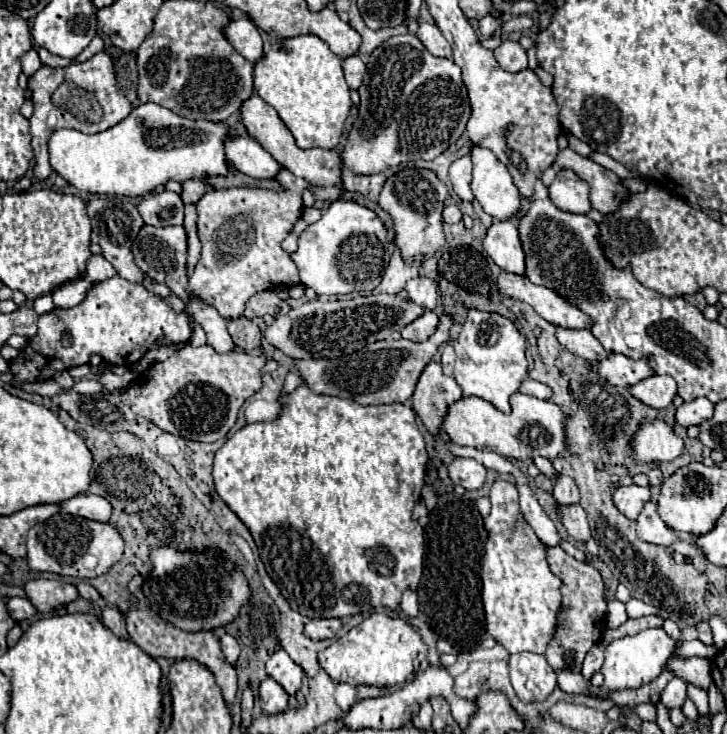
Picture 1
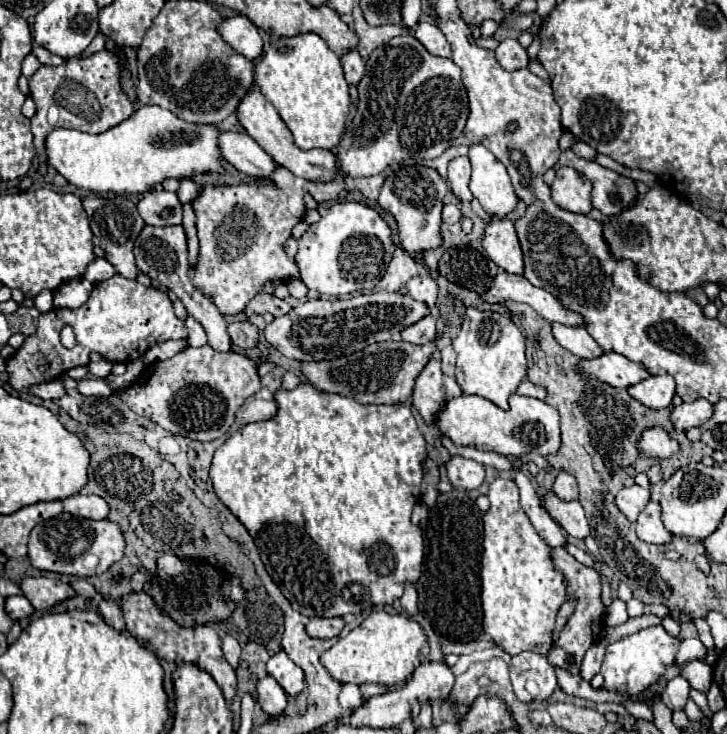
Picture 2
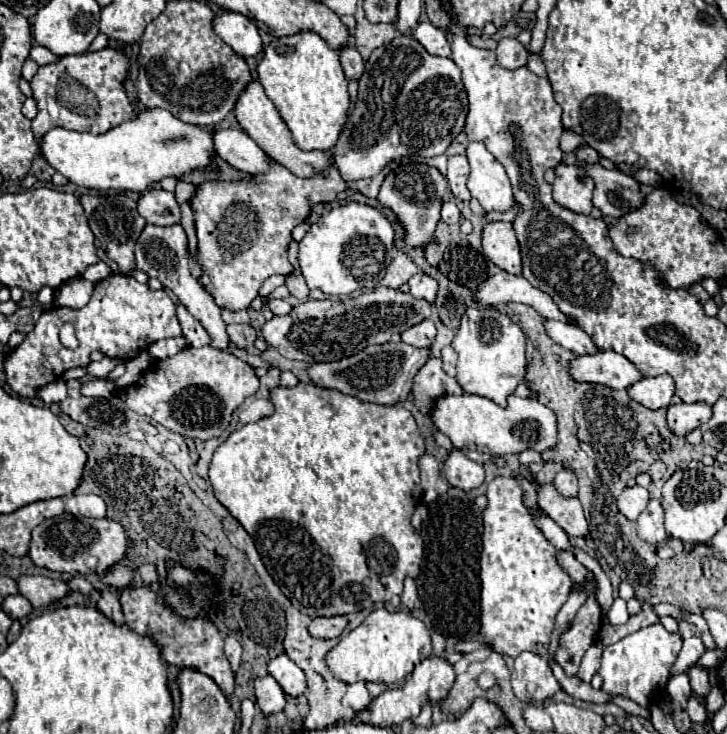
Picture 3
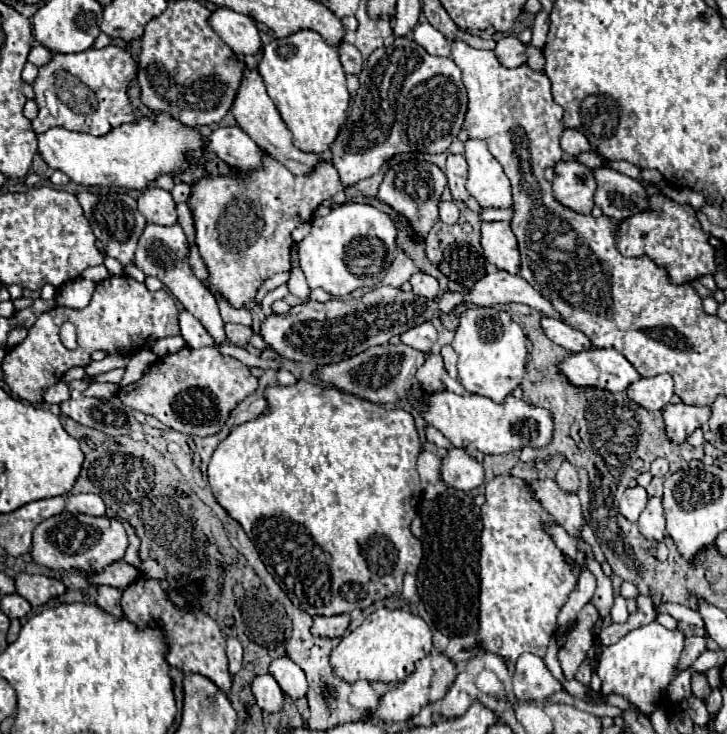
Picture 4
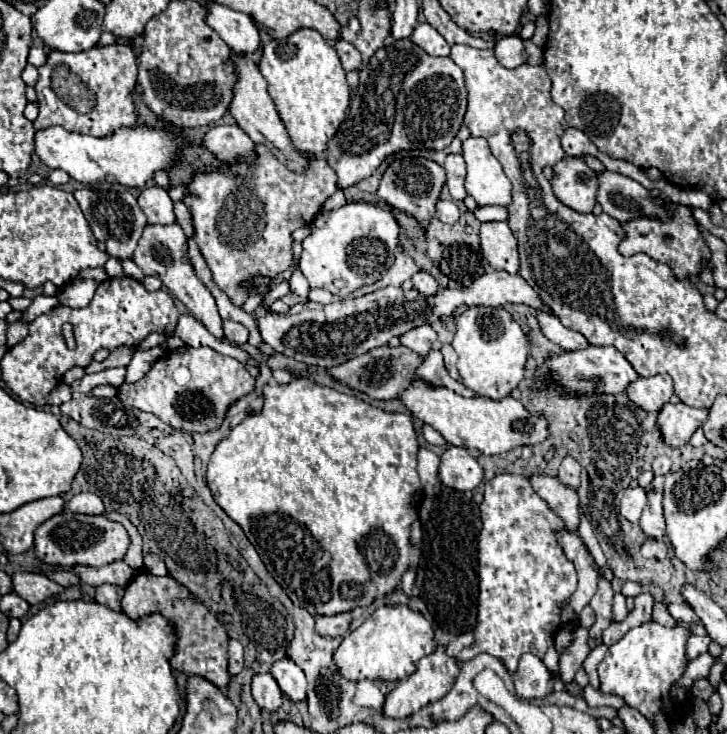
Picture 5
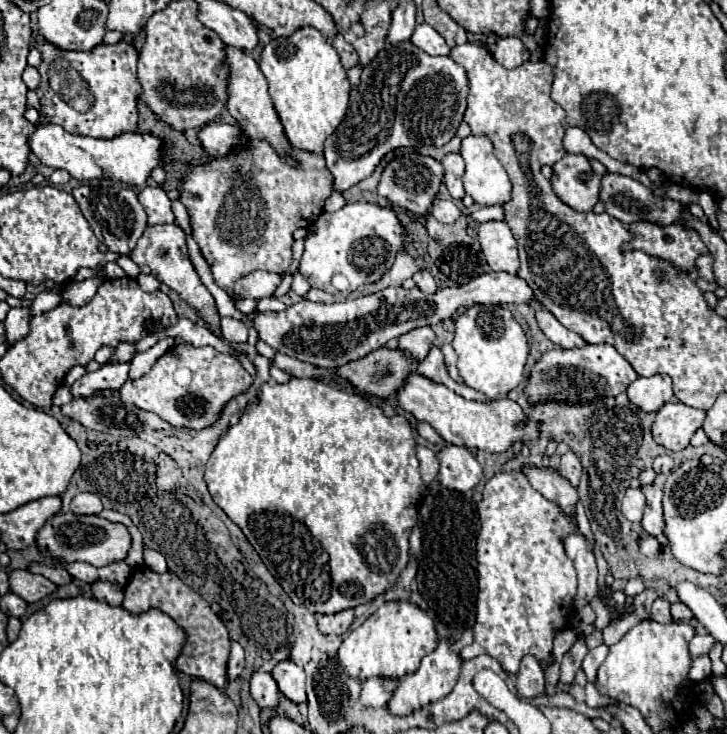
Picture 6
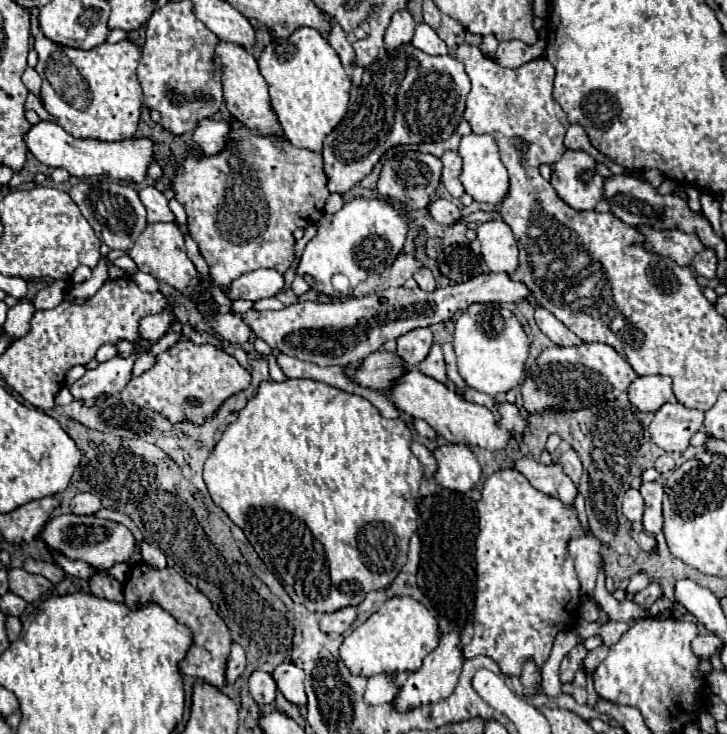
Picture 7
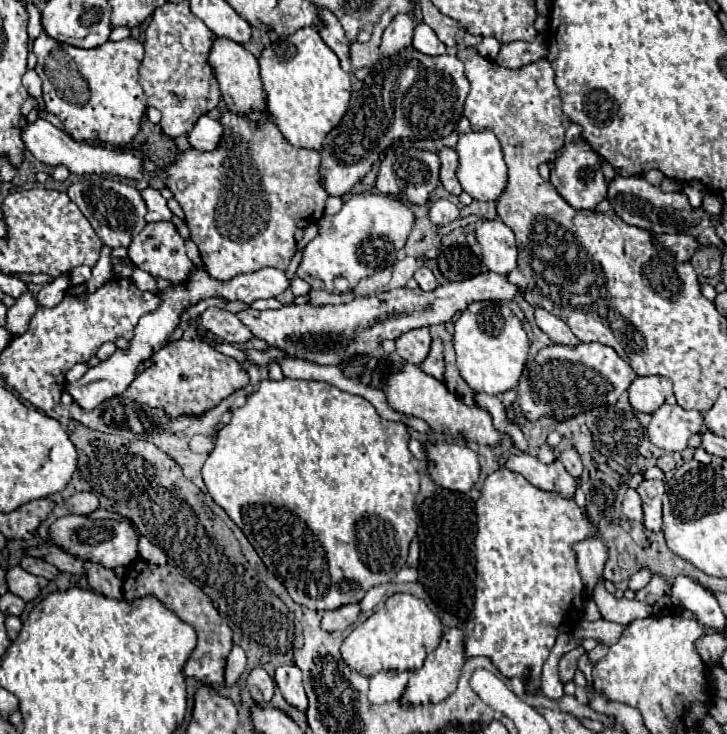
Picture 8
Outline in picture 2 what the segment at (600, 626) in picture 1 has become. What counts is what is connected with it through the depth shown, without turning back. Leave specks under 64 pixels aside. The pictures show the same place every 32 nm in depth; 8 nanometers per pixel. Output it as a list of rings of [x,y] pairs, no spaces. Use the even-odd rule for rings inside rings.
[[[554,548],[550,552],[554,568],[558,572],[564,574],[566,578],[566,598],[572,600],[576,604],[576,610],[570,614],[566,626],[560,630],[554,646],[548,650],[546,658],[554,668],[564,668],[570,674],[578,674],[580,672],[580,662],[586,654],[586,650],[600,640],[602,630],[604,630],[604,612],[606,606],[600,600],[600,592],[602,592],[602,580],[600,574],[594,568],[588,568],[584,564],[580,564],[574,556],[570,556],[564,548]]]

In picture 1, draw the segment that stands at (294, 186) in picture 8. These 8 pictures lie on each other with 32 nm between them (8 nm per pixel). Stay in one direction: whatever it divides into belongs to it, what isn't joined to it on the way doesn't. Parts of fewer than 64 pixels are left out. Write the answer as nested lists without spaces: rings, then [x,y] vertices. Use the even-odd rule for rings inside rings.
[[[286,168],[276,180],[284,186],[282,192],[260,188],[232,188],[210,190],[196,204],[198,208],[198,238],[202,242],[202,256],[190,276],[190,294],[214,306],[222,318],[234,320],[242,316],[244,304],[258,292],[288,288],[298,284],[298,270],[290,256],[280,248],[282,240],[302,216],[302,192],[312,188],[316,200],[336,200],[342,188],[316,188],[306,180],[296,178]]]

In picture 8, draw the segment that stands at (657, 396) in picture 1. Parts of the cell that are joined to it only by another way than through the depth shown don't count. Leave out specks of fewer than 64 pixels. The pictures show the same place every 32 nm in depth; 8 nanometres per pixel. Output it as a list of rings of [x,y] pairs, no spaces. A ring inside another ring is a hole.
[[[644,376],[636,378],[630,388],[630,404],[638,412],[656,412],[666,398],[672,394],[672,382],[664,376]]]

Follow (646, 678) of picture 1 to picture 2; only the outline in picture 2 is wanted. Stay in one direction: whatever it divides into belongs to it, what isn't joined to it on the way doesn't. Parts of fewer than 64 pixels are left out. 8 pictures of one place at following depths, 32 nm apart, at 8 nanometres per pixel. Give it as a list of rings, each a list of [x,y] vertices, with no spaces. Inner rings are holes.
[[[652,626],[652,628],[640,630],[638,634],[612,642],[606,648],[606,656],[600,668],[600,674],[604,676],[604,688],[616,690],[616,692],[630,692],[634,698],[638,698],[644,688],[658,682],[664,676],[666,668],[672,666],[678,646],[680,646],[680,640],[672,638],[662,626]]]

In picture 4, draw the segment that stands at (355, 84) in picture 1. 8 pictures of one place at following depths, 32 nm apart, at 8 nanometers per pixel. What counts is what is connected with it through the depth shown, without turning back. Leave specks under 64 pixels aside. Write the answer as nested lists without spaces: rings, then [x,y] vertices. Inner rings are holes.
[[[342,42],[338,46],[338,54],[340,54],[340,62],[342,62],[346,74],[360,74],[360,70],[362,70],[362,56],[360,56],[356,46],[352,46],[348,42]]]

